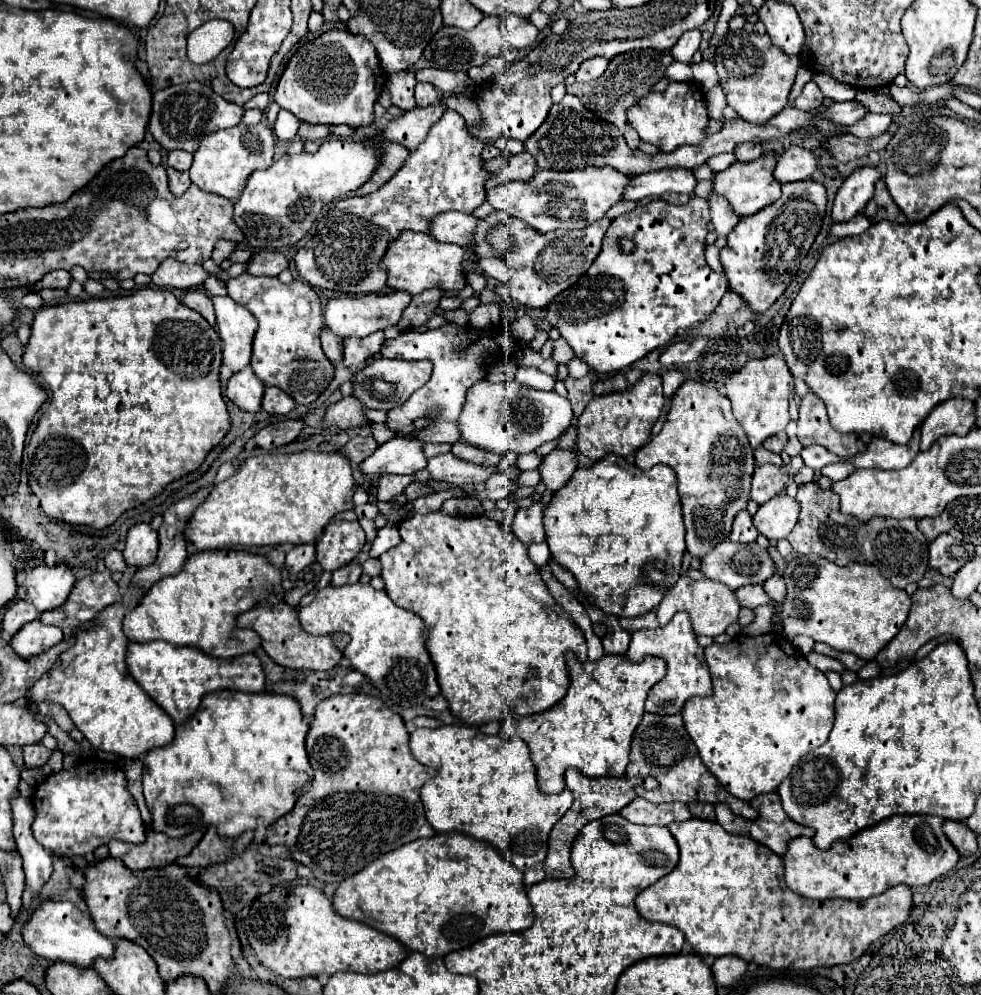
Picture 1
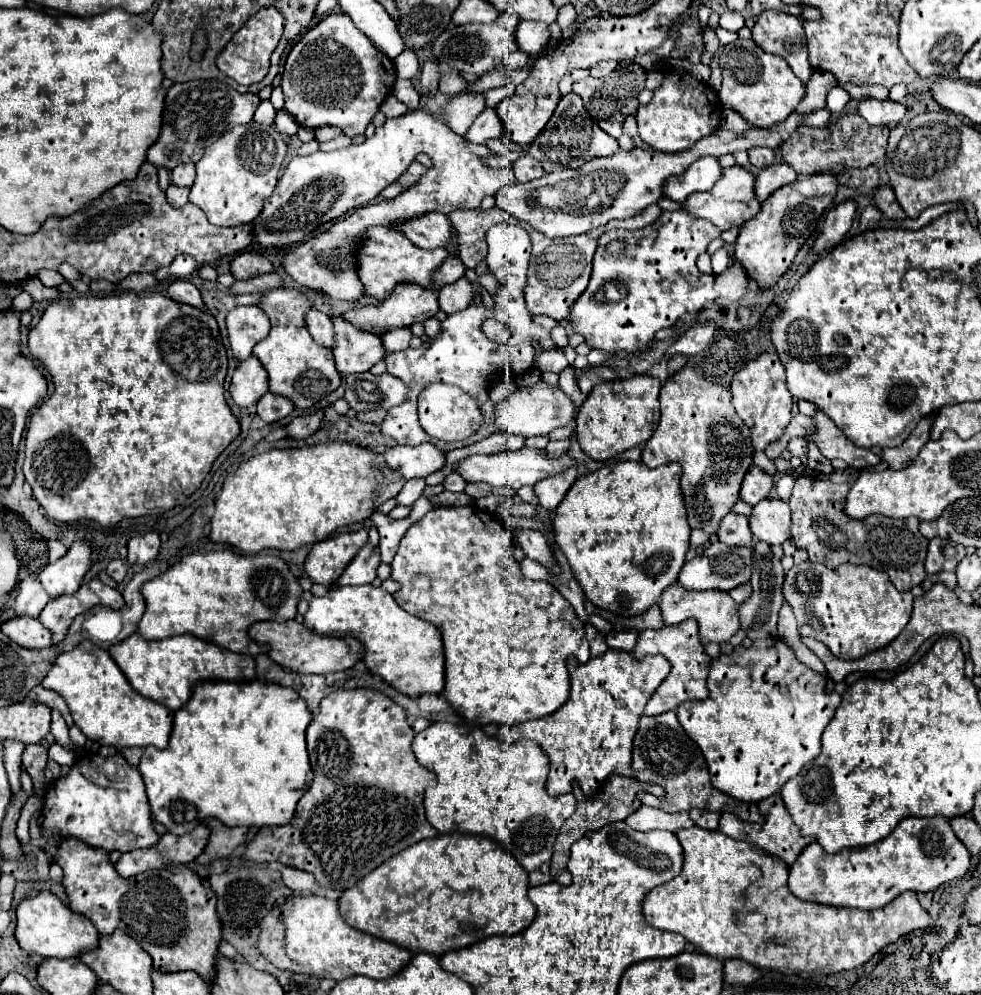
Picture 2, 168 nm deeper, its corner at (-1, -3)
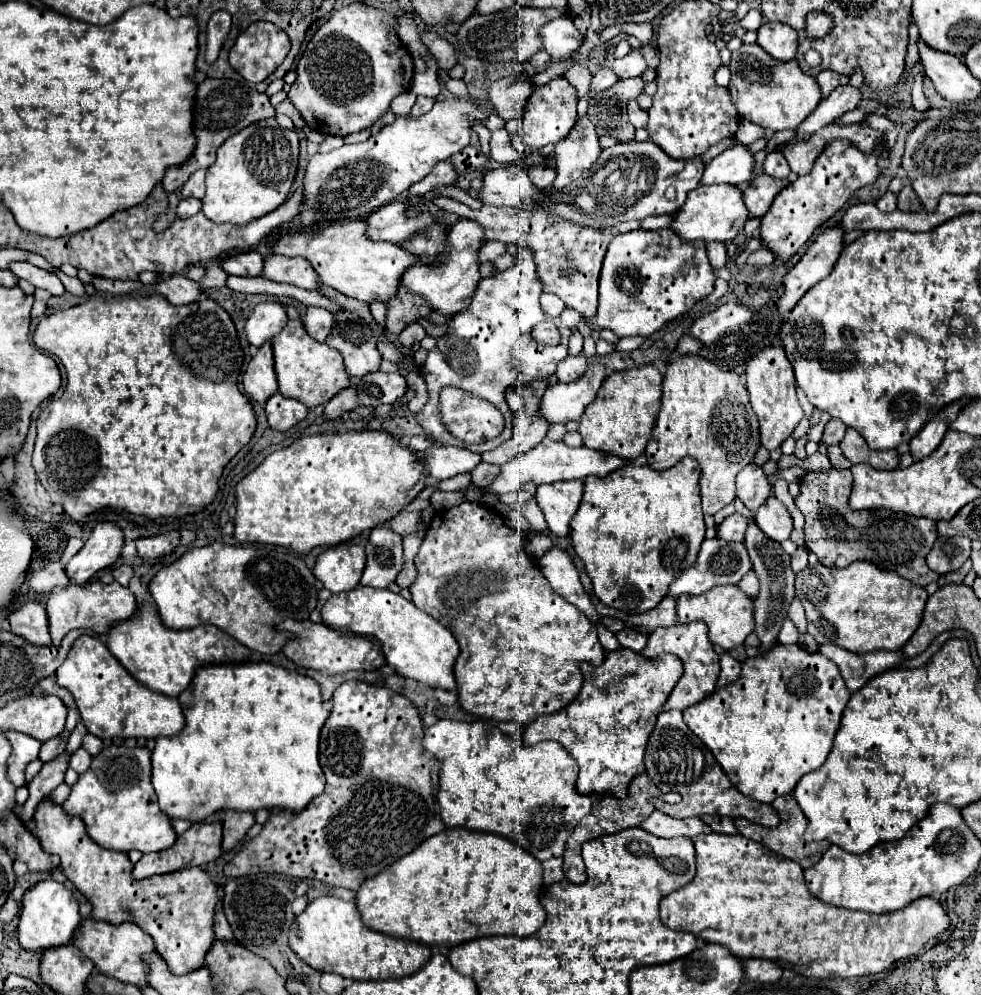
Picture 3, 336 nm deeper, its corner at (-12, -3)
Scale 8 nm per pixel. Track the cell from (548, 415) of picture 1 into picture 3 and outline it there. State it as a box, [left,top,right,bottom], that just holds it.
[540,361,606,423]

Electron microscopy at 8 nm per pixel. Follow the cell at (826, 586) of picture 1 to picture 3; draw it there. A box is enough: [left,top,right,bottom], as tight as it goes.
[796,561,928,653]

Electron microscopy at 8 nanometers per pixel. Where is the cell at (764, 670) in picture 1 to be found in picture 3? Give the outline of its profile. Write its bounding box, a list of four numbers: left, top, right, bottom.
[684,645,850,803]

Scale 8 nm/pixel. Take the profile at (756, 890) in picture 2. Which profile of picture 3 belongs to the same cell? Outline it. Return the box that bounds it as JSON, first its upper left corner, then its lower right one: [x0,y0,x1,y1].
[660,835,950,979]

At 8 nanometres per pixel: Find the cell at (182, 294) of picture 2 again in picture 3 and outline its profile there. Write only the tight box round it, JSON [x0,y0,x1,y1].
[156,275,200,305]

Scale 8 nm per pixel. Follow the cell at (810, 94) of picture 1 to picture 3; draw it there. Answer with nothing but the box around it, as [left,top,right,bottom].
[816,71,848,95]

